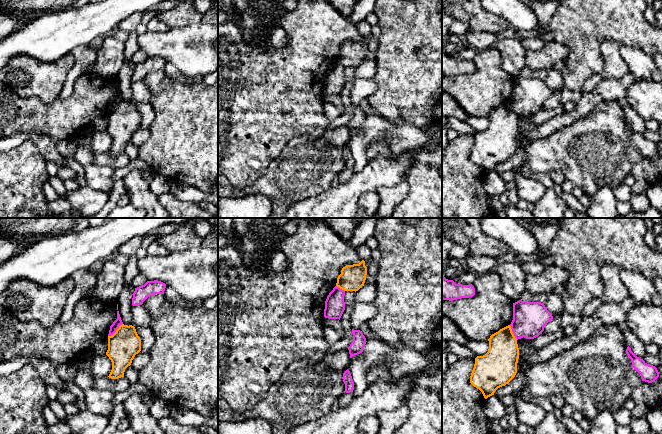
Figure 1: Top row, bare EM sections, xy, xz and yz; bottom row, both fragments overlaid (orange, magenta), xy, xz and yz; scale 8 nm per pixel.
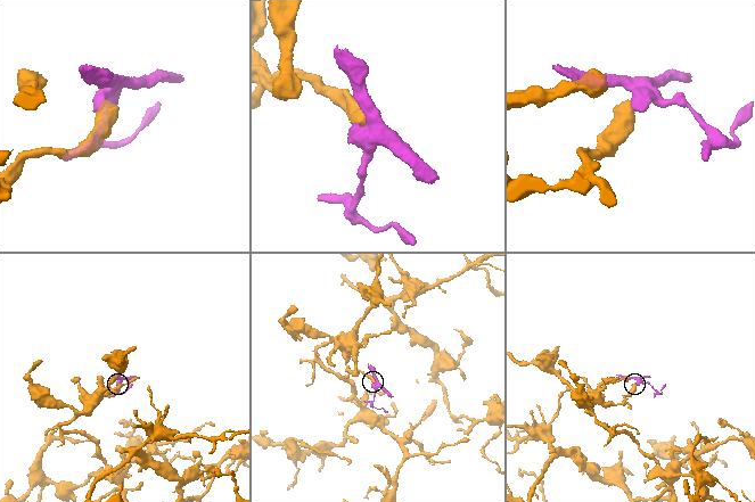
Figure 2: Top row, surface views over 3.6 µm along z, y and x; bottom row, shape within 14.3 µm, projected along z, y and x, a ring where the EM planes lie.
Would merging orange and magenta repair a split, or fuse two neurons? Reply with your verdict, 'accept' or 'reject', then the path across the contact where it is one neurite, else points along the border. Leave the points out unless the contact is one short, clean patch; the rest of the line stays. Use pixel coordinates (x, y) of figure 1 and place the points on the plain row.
reject; border xy (122, 99), (108, 112)

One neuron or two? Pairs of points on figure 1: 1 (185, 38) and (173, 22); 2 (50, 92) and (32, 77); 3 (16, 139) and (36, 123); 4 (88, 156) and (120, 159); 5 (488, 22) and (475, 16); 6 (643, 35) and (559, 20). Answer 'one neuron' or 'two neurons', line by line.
1: two neurons
2: one neuron
3: two neurons
4: two neurons
5: one neuron
6: one neuron

